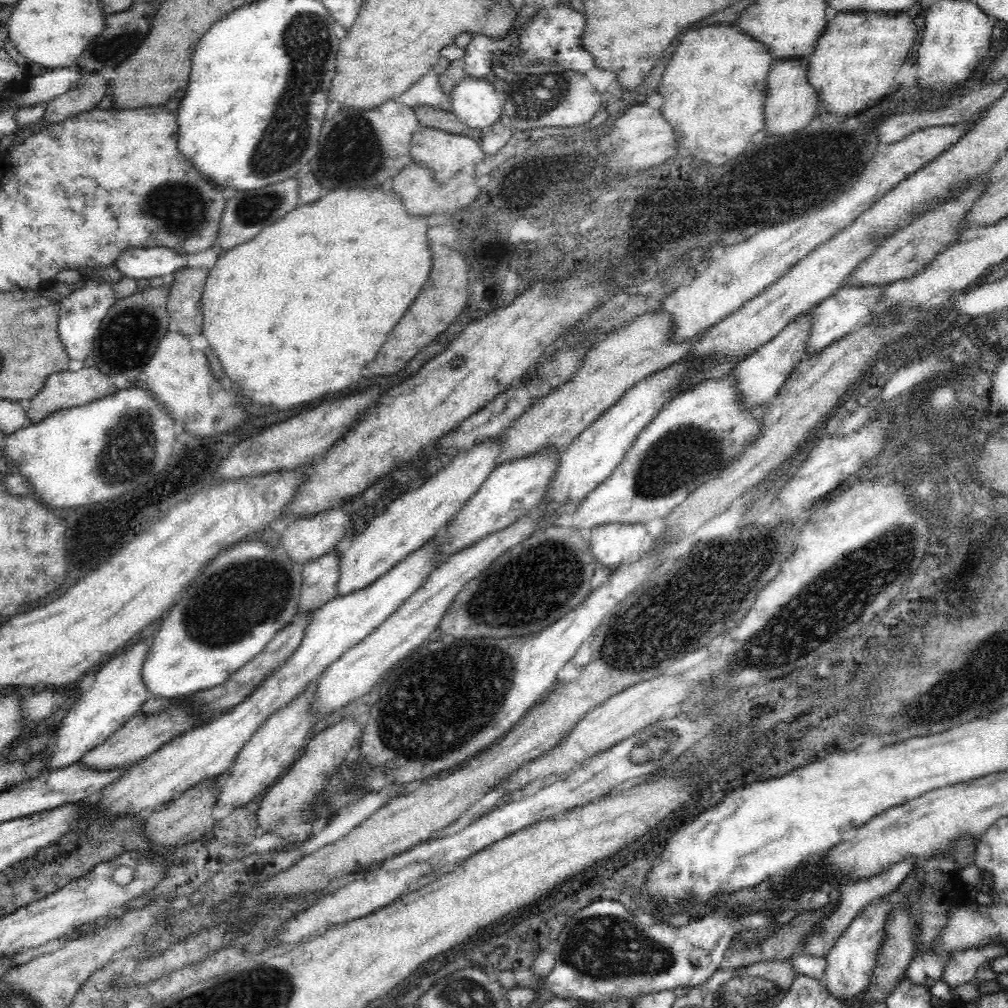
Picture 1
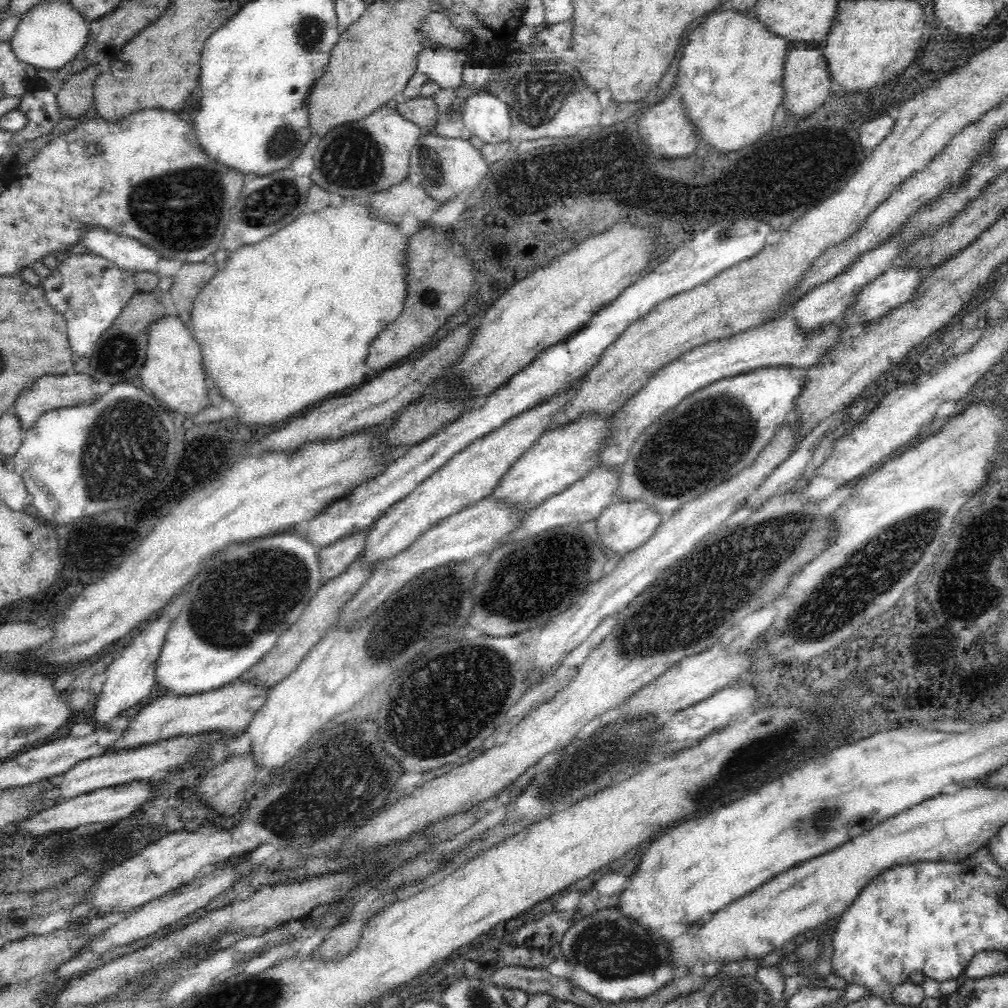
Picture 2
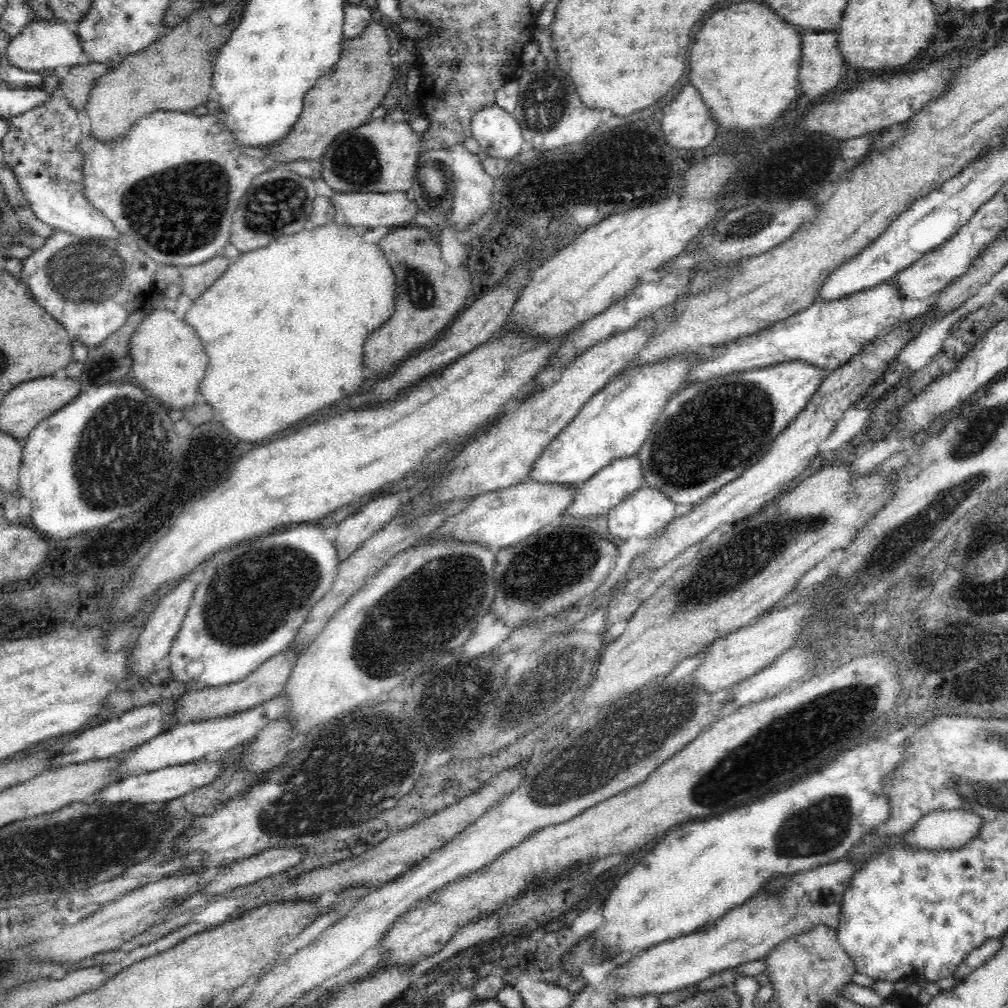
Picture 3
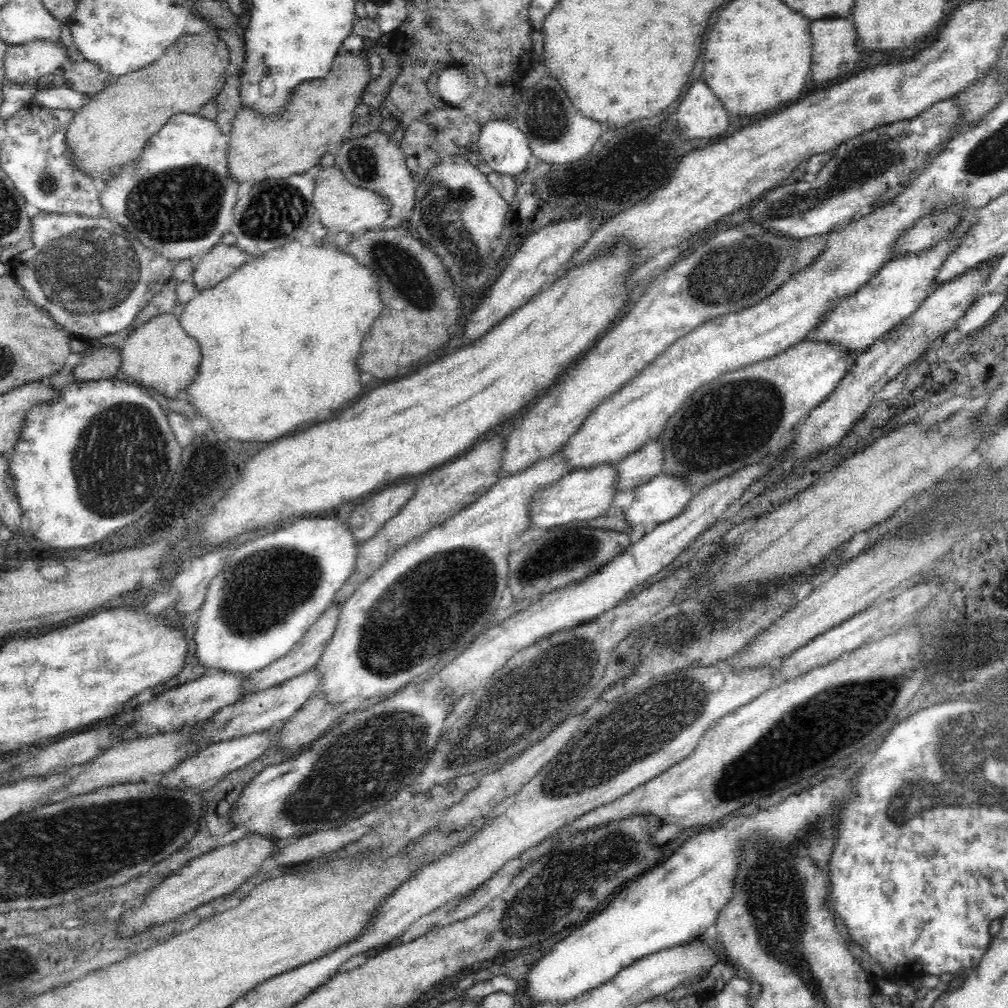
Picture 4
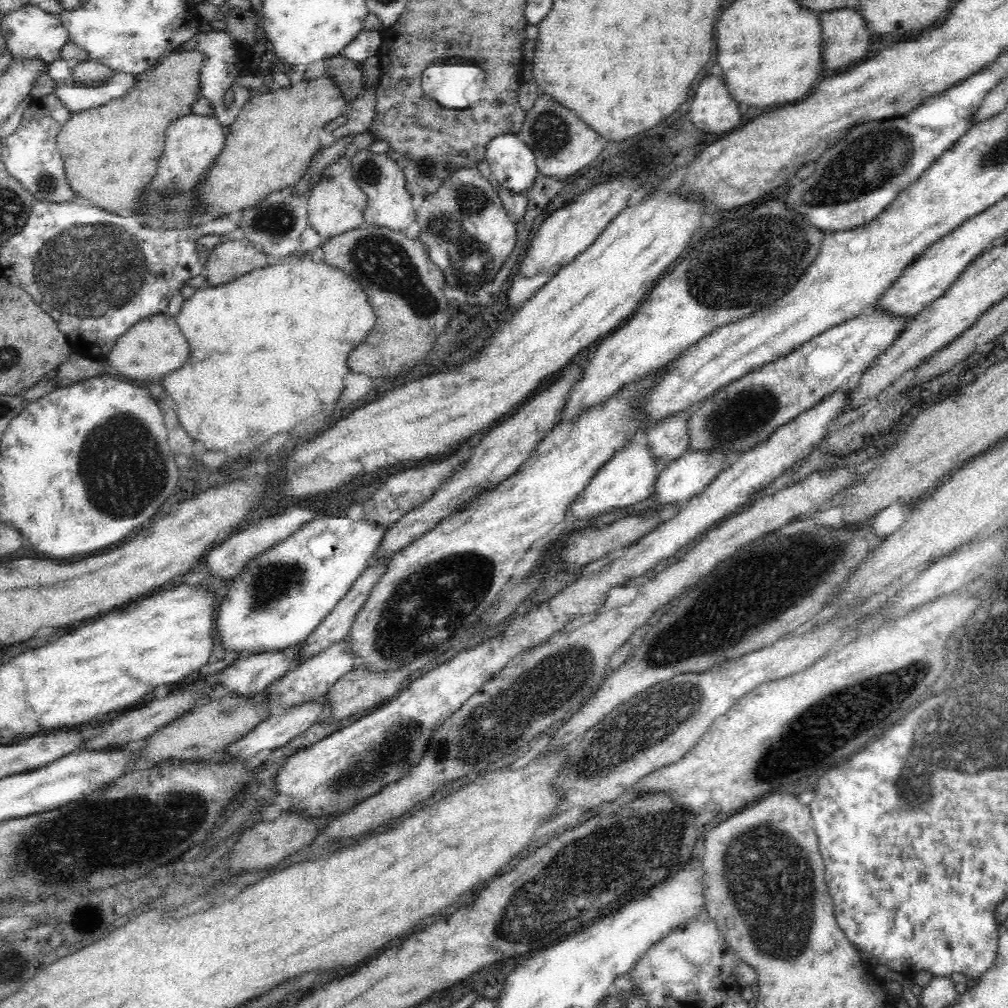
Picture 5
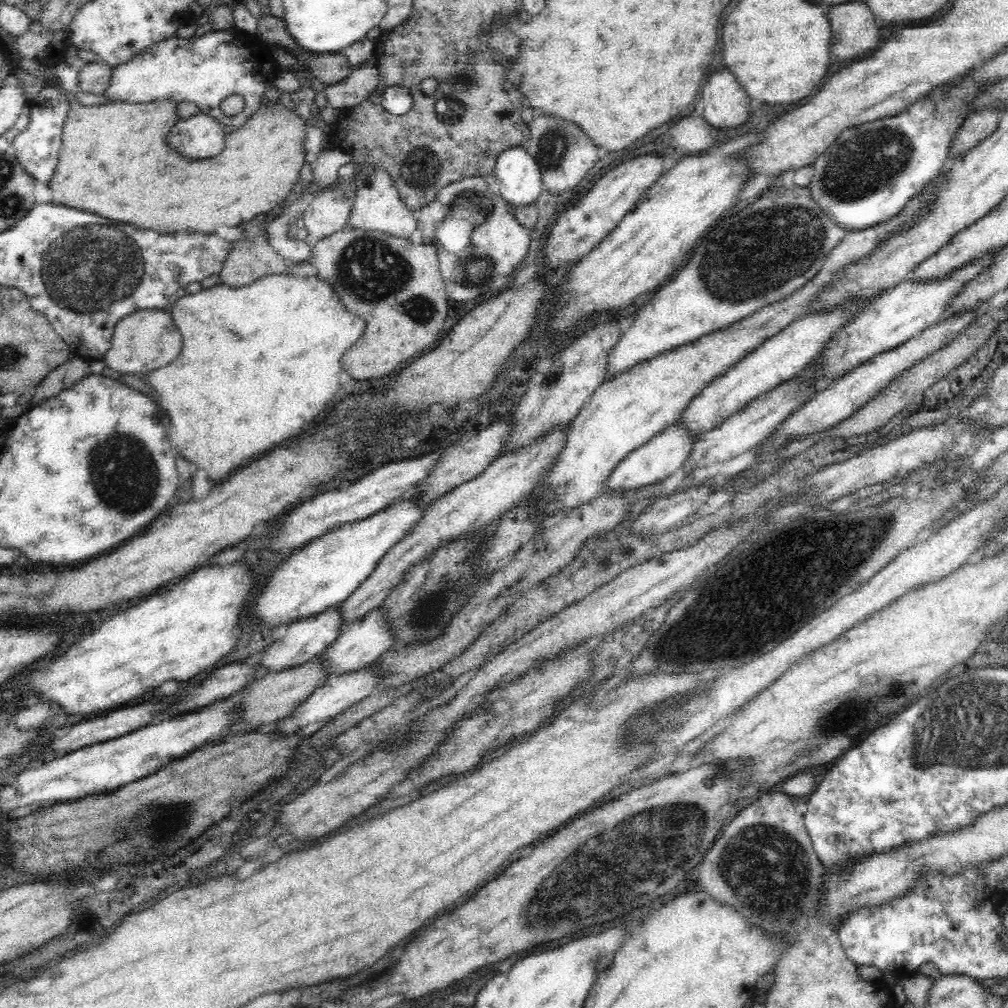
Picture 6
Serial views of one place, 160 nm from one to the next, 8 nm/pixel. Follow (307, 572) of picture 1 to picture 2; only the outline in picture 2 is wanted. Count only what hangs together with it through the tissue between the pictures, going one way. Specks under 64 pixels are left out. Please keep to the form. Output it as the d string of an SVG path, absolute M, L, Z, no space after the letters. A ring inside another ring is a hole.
M376 520L370 526L366 526L364 530L358 530L350 536L344 536L344 538L332 542L329 546L319 548L318 558L322 584L330 578L342 574L348 568L348 564L359 556L375 522Z

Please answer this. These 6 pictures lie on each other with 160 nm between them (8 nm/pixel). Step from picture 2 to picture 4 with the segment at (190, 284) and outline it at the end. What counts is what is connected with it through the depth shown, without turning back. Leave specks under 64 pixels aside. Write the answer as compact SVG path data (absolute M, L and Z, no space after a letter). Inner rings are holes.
M236 243L214 245L196 262L193 282L197 292L226 280L238 267L246 264L248 259L252 259L252 256Z

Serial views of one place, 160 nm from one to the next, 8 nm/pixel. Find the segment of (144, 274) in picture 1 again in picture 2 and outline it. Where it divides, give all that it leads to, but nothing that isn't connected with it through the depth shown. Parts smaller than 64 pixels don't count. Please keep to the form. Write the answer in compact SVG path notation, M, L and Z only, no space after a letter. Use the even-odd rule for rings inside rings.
M94 232L94 236L86 236L86 244L82 246L128 272L149 270L156 273L156 264L160 260L160 255L154 249L140 244L138 240L114 236L110 232Z

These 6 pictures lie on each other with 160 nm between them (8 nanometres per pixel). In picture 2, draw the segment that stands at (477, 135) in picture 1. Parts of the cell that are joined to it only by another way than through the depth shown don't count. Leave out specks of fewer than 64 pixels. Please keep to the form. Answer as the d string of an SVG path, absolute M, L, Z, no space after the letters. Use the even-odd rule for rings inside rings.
M417 96L412 99L395 99L391 104L400 115L417 124L422 131L435 128L437 122L437 107L431 97Z

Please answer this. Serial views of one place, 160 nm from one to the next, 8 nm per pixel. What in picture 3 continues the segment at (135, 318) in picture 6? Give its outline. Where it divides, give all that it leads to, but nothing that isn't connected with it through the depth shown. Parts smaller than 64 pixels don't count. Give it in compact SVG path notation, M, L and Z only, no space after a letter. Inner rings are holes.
M165 307L153 308L143 319L142 322L139 322L138 328L134 331L132 335L132 339L129 346L129 352L132 358L132 367L131 374L129 376L130 382L140 382L138 384L145 391L150 390L149 394L152 394L158 400L164 400L164 402L168 402L168 406L172 406L172 408L168 409L178 409L182 410L183 408L191 407L194 403L196 403L196 396L198 396L198 384L200 384L202 378L204 378L205 371L207 370L207 362L208 356L204 351L202 342L199 338L199 334L192 328L190 325L186 324L186 321L183 319L179 319L175 316L176 312L172 312Z

